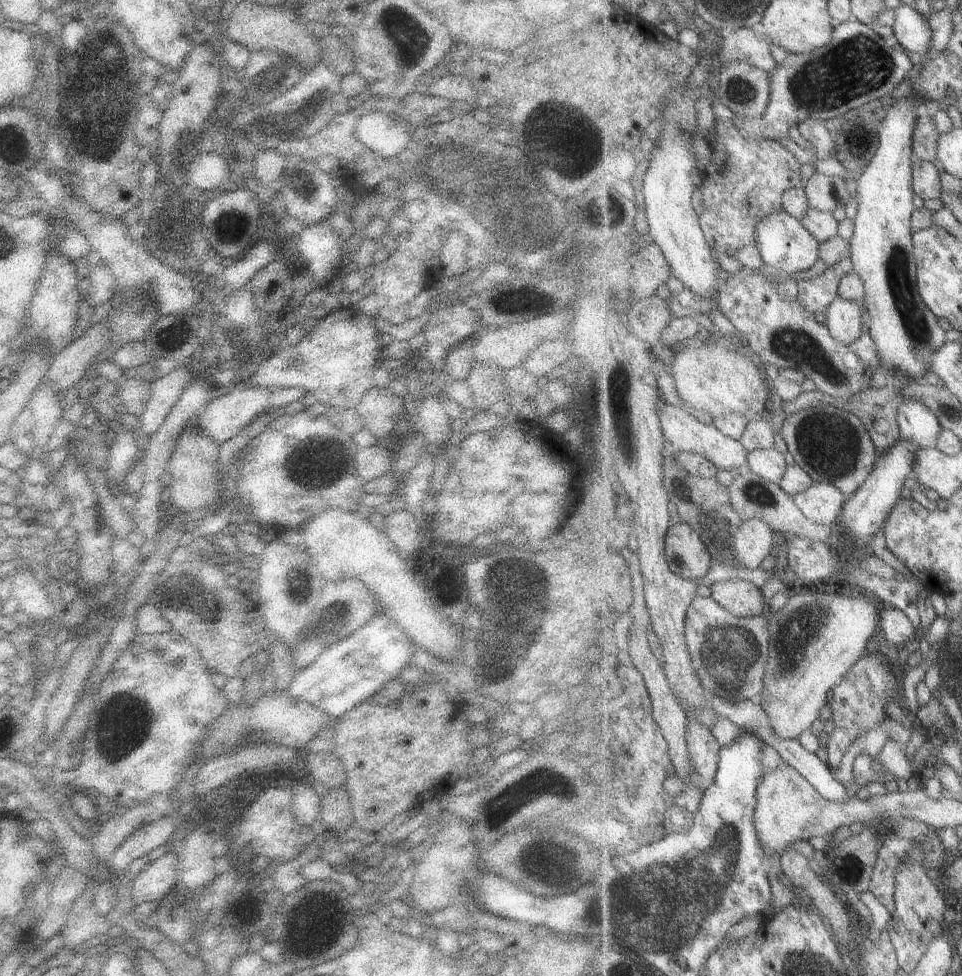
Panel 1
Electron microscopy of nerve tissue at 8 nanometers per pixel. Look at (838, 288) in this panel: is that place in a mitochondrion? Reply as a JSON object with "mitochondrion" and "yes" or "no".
{"mitochondrion":"no"}

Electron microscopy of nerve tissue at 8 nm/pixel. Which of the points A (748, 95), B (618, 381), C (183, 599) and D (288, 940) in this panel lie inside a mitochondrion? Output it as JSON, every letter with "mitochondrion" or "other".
{"A":"mitochondrion","B":"mitochondrion","C":"other","D":"other"}

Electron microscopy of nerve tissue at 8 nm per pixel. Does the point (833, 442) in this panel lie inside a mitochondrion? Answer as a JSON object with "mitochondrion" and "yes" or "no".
{"mitochondrion":"yes"}

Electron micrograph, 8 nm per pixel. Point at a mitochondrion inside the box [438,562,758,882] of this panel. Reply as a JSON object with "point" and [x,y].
{"point":[513,601]}

